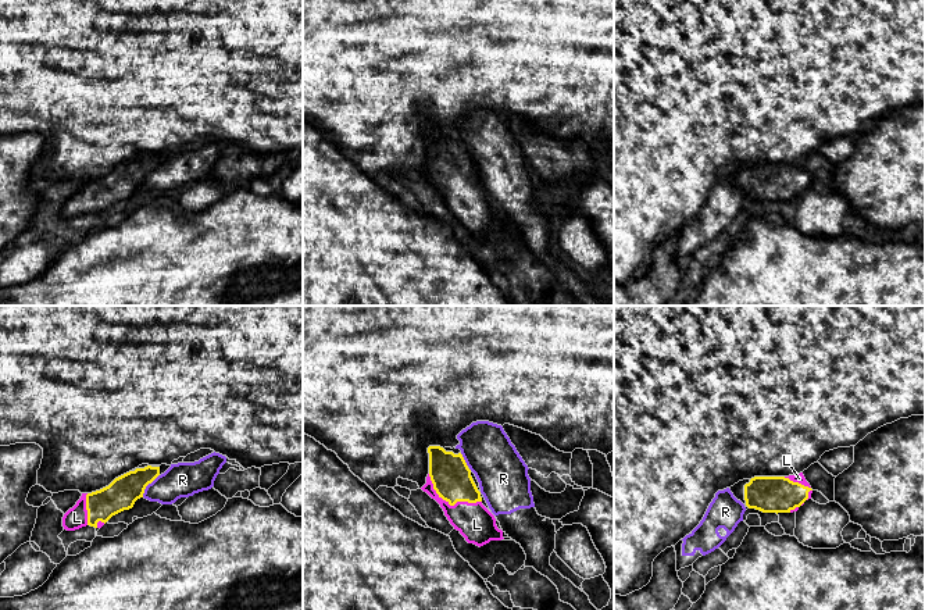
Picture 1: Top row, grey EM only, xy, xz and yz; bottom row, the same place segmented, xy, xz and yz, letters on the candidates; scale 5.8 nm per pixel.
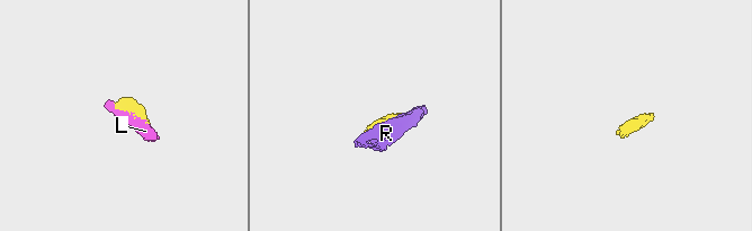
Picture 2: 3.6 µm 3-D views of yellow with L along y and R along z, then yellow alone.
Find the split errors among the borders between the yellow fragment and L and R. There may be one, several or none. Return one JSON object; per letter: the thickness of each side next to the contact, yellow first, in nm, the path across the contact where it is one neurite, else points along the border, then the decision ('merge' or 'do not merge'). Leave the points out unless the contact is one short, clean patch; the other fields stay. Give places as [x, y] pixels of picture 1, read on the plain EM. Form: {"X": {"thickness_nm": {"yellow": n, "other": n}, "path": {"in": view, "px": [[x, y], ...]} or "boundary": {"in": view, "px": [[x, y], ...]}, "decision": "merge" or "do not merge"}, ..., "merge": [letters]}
{"L": {"thickness_nm": {"yellow": 220, "other": 220}, "decision": "merge"}, "R": {"thickness_nm": {"yellow": 180, "other": 200}, "boundary": {"in": "xy", "px": [[159, 163], [146, 175], [142, 185]]}, "decision": "do not merge"}, "merge": ["L"]}

